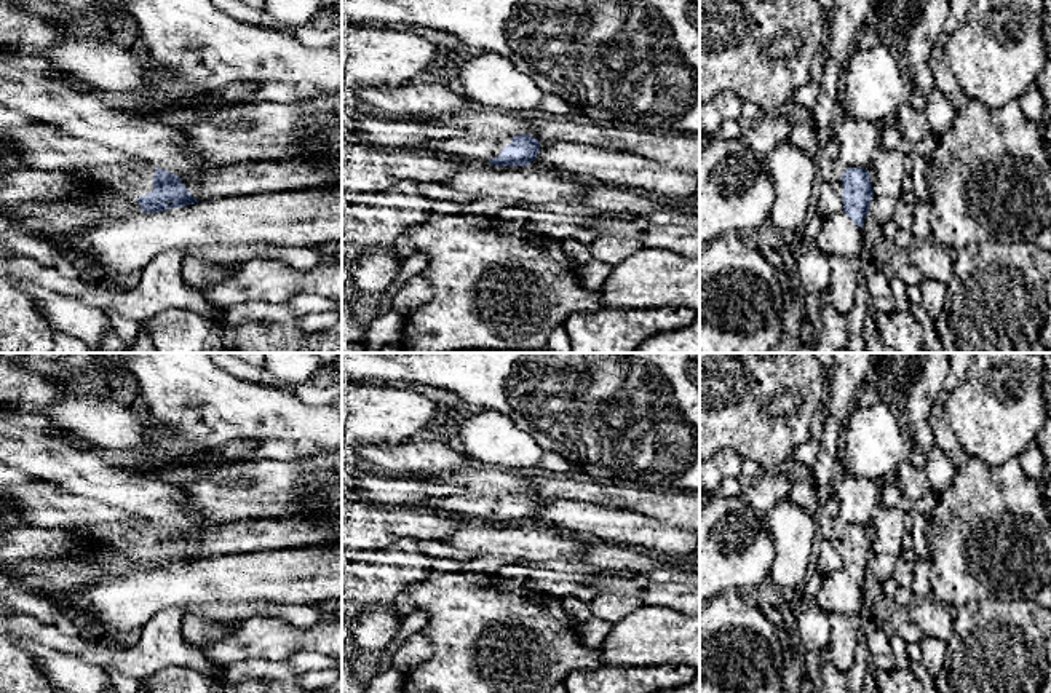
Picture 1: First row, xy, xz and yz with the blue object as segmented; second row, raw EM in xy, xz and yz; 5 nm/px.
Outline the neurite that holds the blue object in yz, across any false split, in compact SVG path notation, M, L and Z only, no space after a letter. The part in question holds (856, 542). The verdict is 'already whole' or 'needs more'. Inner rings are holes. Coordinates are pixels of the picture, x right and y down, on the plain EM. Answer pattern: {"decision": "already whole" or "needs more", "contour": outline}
{"decision": "needs more", "contour": "M843 524L835 548L843 559L843 570L863 586L871 556L874 554L869 529Z"}

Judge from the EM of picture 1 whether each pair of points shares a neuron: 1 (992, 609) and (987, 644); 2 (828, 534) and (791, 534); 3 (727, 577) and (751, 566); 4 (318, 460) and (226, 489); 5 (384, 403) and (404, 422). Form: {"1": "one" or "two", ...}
{"1": "one", "2": "two", "3": "one", "4": "one", "5": "one"}

